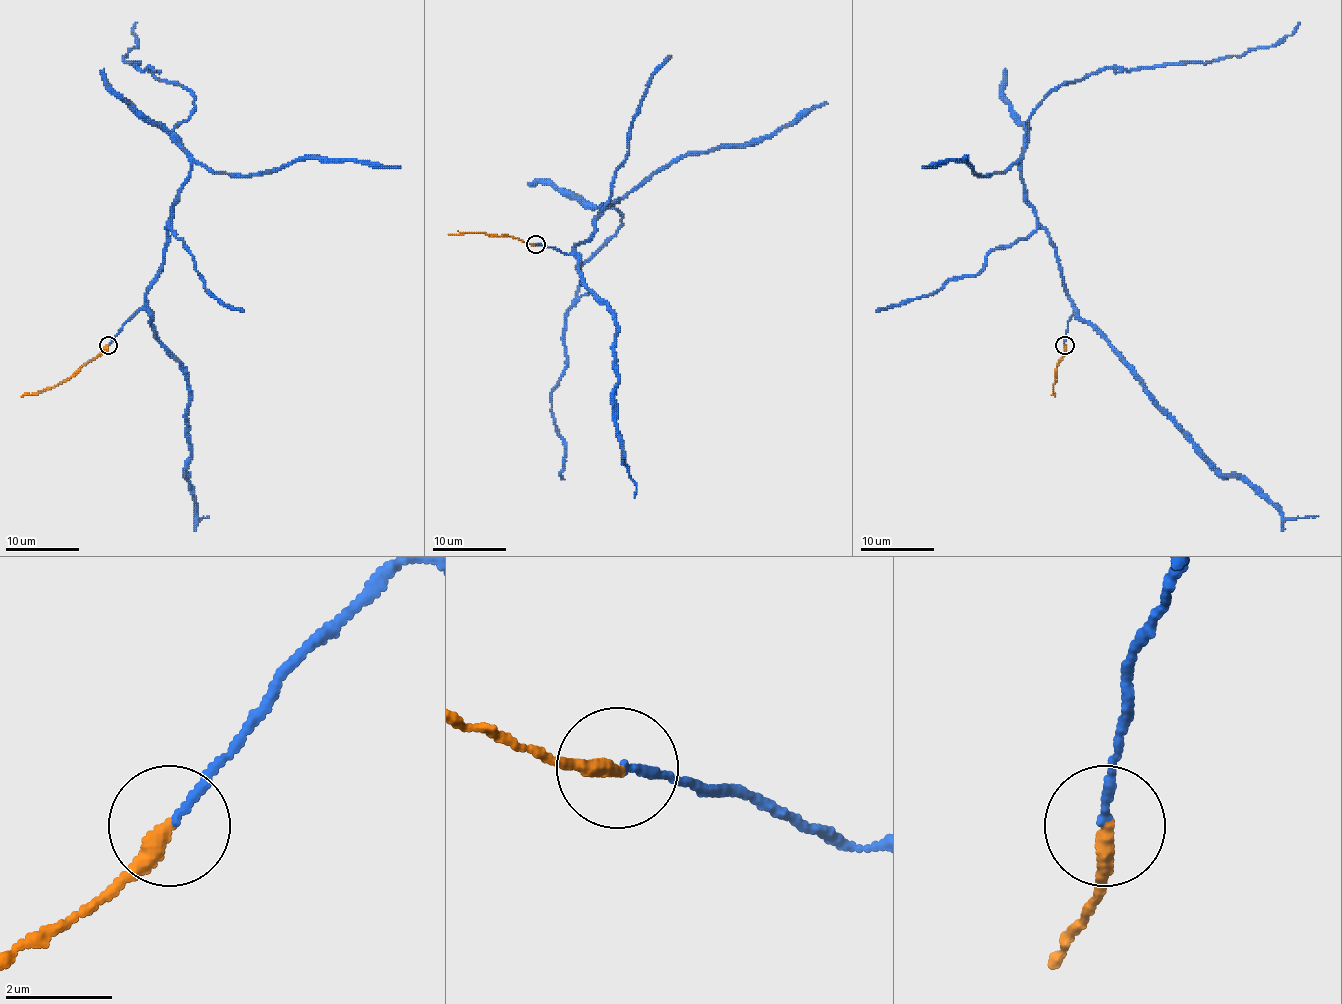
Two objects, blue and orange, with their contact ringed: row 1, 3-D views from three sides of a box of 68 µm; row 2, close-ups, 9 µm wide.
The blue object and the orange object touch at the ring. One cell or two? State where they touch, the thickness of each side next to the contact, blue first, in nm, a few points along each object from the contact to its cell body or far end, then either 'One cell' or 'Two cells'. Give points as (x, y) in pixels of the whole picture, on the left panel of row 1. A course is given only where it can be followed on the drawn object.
Place: (108, 345). Thickness 150 nm (blue) against 320 nm. Course of blue: (109, 345), (142, 306), (188, 175), (190, 153), (174, 129), (194, 96), (124, 59), (137, 46), (137, 22). Course of orange: (107, 345), (56, 385), (21, 396). One cell

